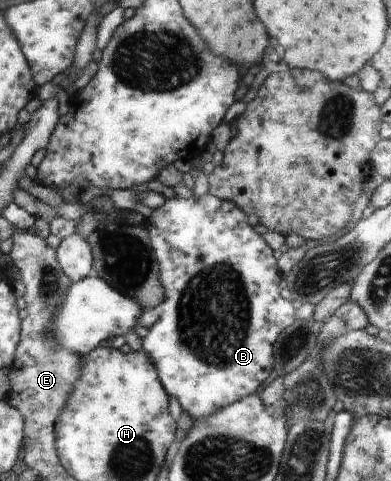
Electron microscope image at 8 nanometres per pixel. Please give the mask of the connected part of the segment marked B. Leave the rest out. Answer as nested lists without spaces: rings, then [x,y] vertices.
[[[207,192],[201,197],[197,197],[197,199],[193,196],[185,199],[179,195],[166,199],[162,207],[151,211],[151,215],[145,219],[143,224],[148,229],[149,241],[153,245],[154,255],[157,257],[160,267],[159,277],[161,277],[161,285],[163,285],[163,291],[165,291],[165,299],[154,308],[143,310],[132,331],[137,333],[137,337],[141,339],[141,351],[149,357],[149,361],[152,361],[168,396],[178,401],[183,413],[187,414],[193,422],[205,419],[209,415],[221,411],[226,405],[241,401],[241,399],[245,399],[253,393],[260,395],[258,391],[273,376],[273,347],[275,341],[277,341],[277,335],[285,327],[289,327],[293,323],[293,319],[297,319],[296,309],[293,307],[291,298],[279,288],[283,274],[277,267],[277,260],[273,256],[274,250],[263,239],[262,235],[257,233],[253,226],[249,225],[247,218],[248,215],[231,201],[221,201],[221,199],[217,199],[217,197]]]

